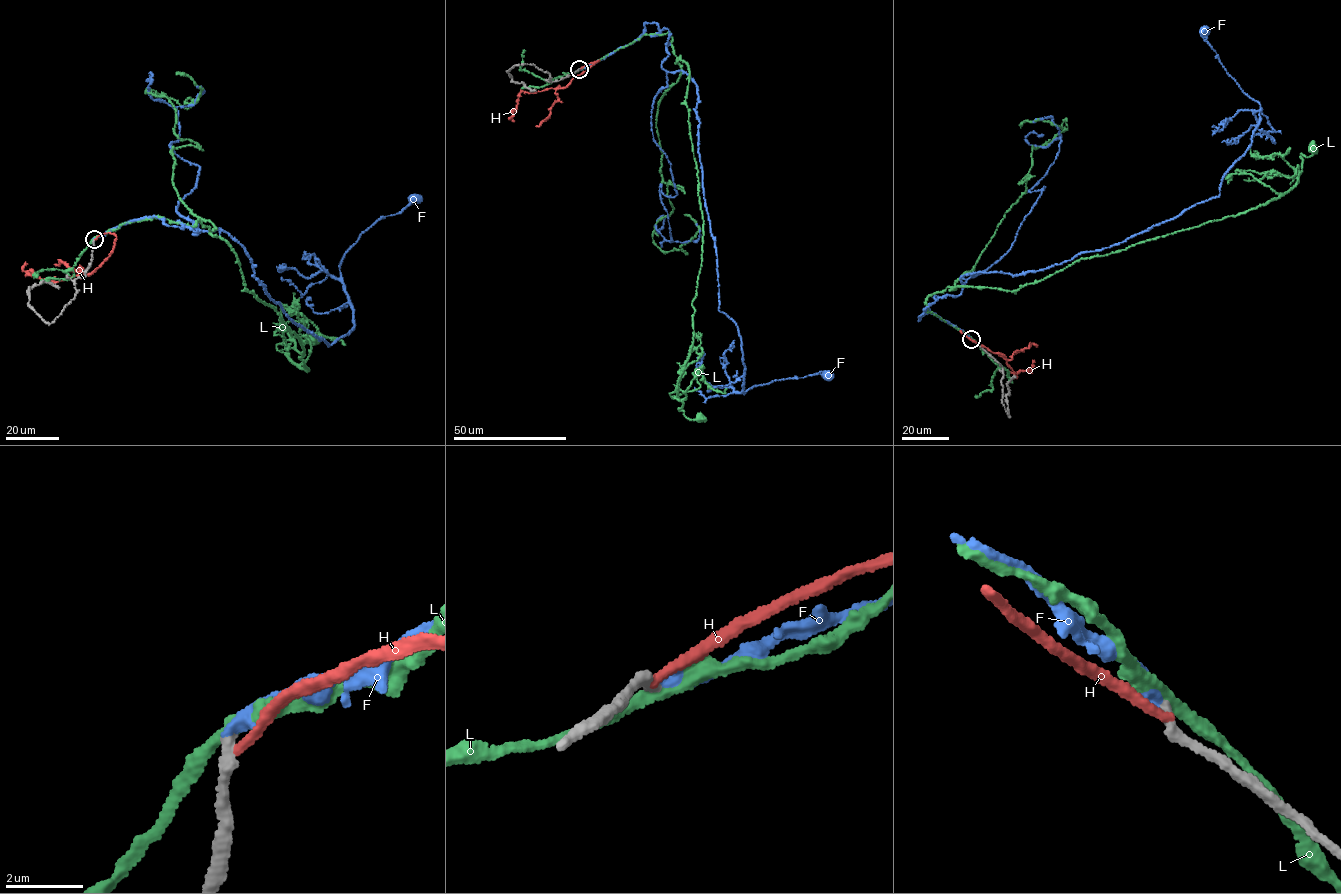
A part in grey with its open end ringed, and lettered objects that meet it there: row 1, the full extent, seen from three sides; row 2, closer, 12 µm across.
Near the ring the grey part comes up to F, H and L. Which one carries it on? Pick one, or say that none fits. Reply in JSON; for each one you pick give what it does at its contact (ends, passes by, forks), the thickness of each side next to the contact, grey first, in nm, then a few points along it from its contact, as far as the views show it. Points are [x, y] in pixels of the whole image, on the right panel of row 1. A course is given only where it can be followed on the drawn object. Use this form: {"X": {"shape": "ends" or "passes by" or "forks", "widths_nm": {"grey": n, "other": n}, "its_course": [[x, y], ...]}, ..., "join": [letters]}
{"F": {"shape": "ends", "widths_nm": {"grey": 320, "other": 320}, "its_course": [[971, 339], [918, 316], [965, 274], [1048, 268], [1218, 197], [1260, 106], [1204, 33]]}, "join": ["F"]}

